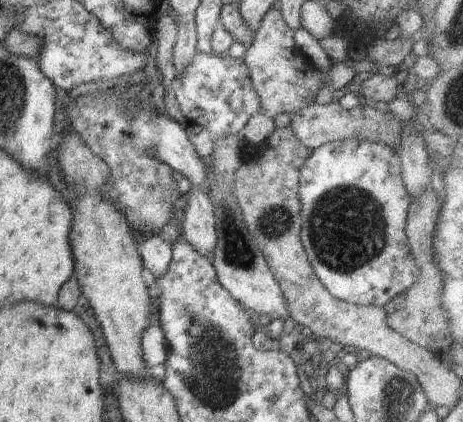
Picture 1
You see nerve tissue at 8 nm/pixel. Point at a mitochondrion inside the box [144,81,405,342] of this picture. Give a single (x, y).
(347, 230)

